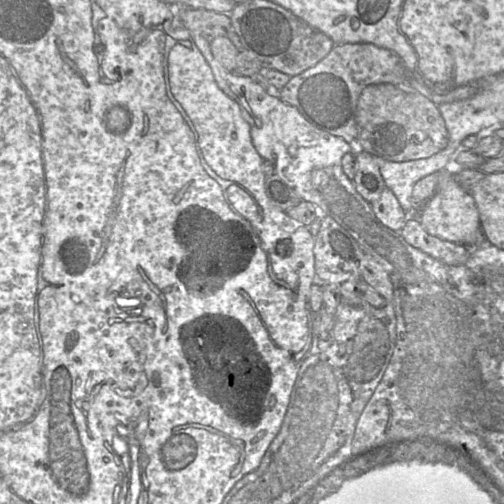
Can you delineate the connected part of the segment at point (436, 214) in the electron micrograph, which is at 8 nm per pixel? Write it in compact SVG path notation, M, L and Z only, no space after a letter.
M439 171L438 191L423 206L417 217L430 235L467 247L477 247L487 241L482 232L479 212L469 190L463 188L454 178L456 173Z

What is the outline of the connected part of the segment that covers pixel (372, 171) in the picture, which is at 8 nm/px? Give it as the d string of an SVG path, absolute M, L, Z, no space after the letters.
M358 150L355 154L355 175L353 178L357 192L369 203L377 200L386 188L379 167L372 154Z

